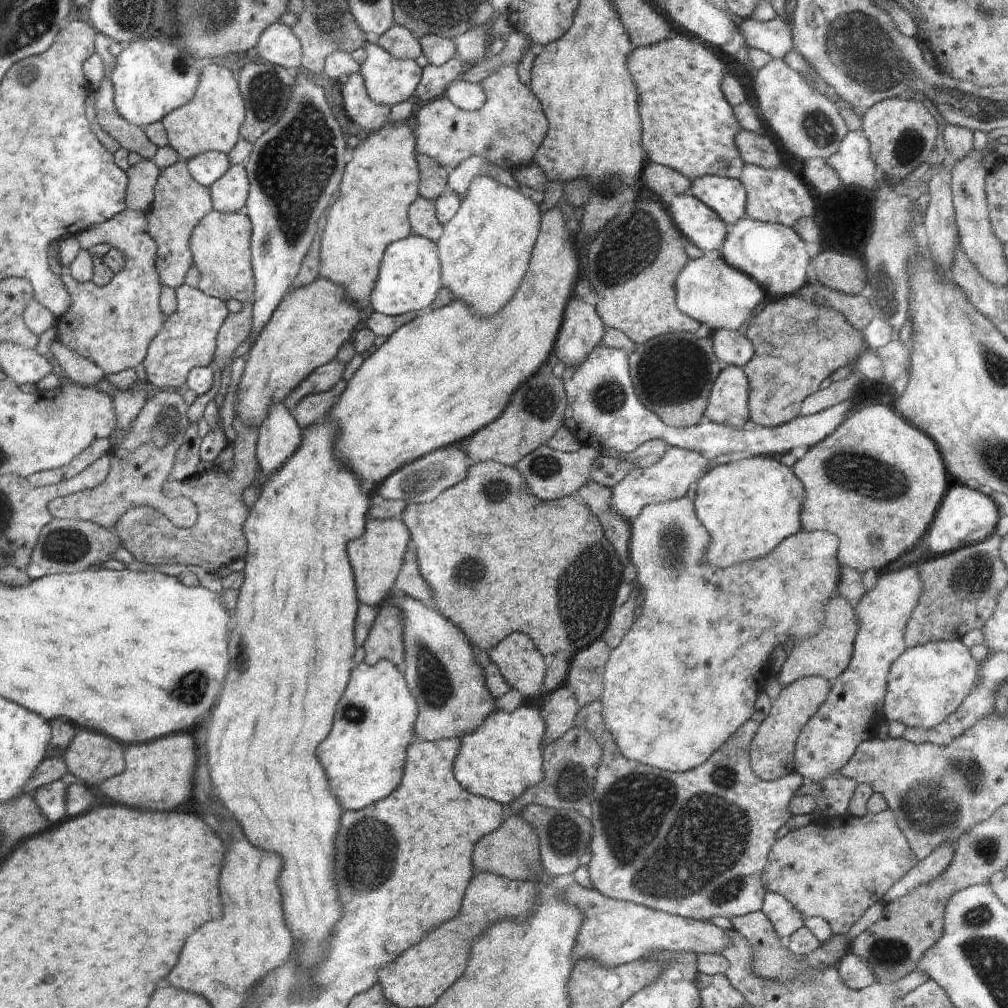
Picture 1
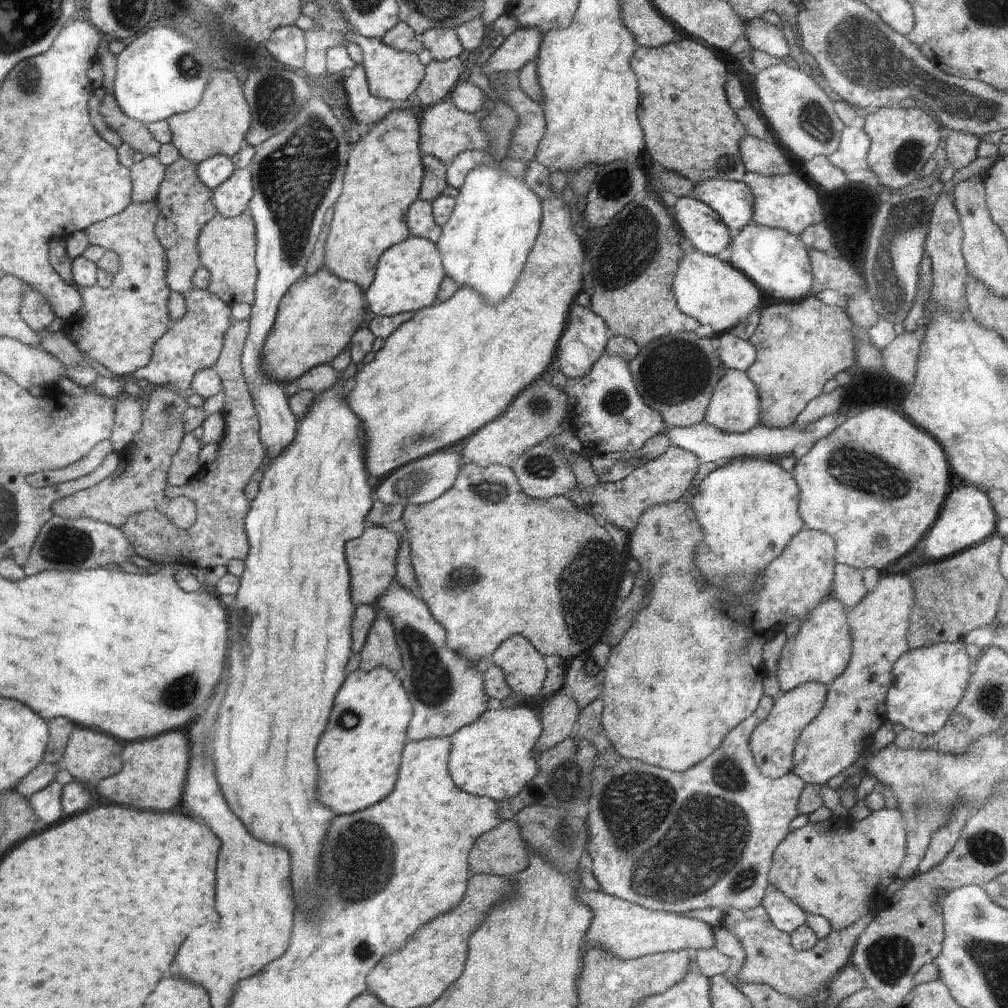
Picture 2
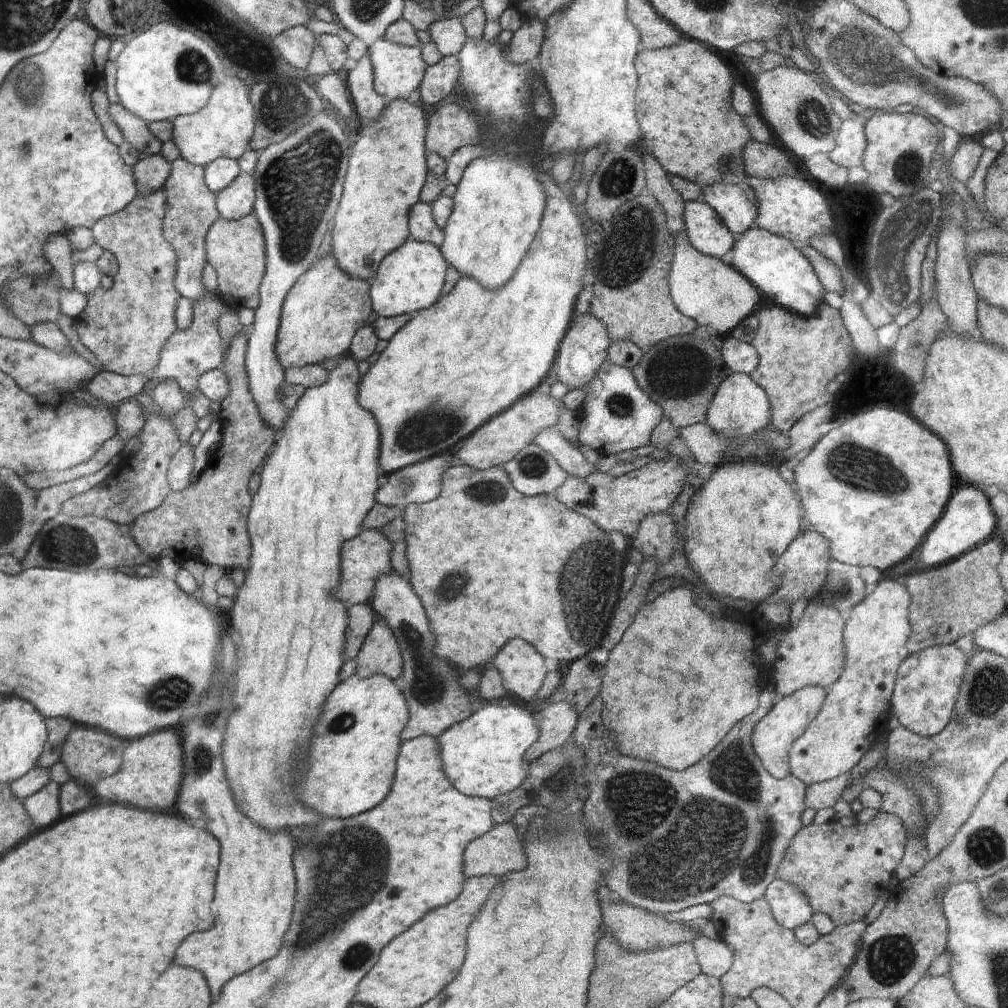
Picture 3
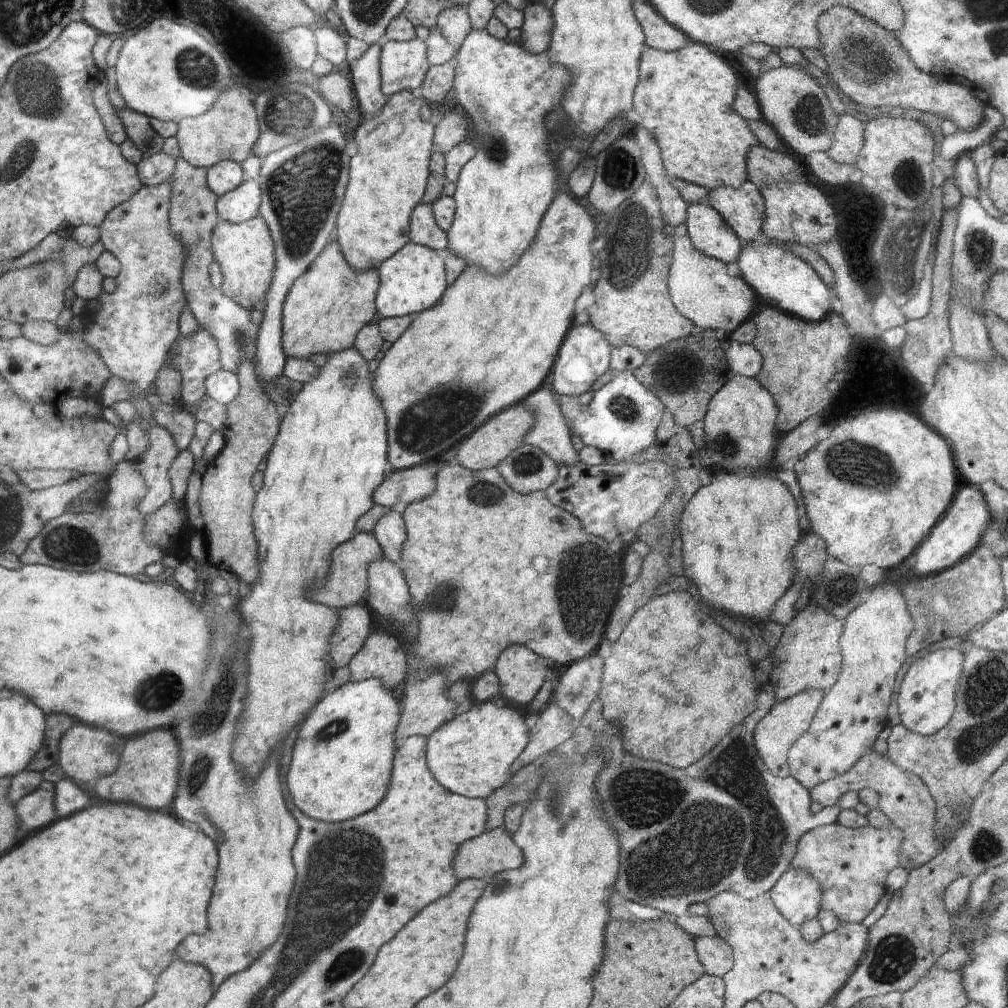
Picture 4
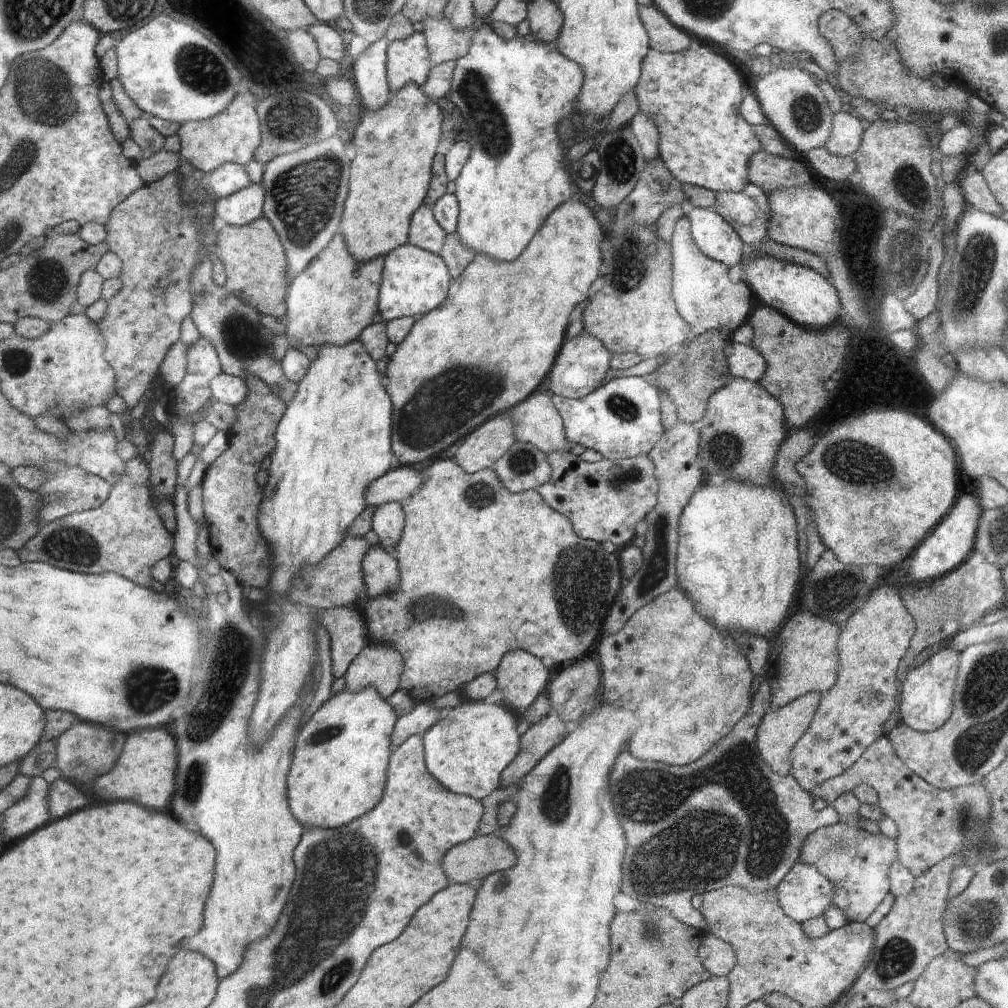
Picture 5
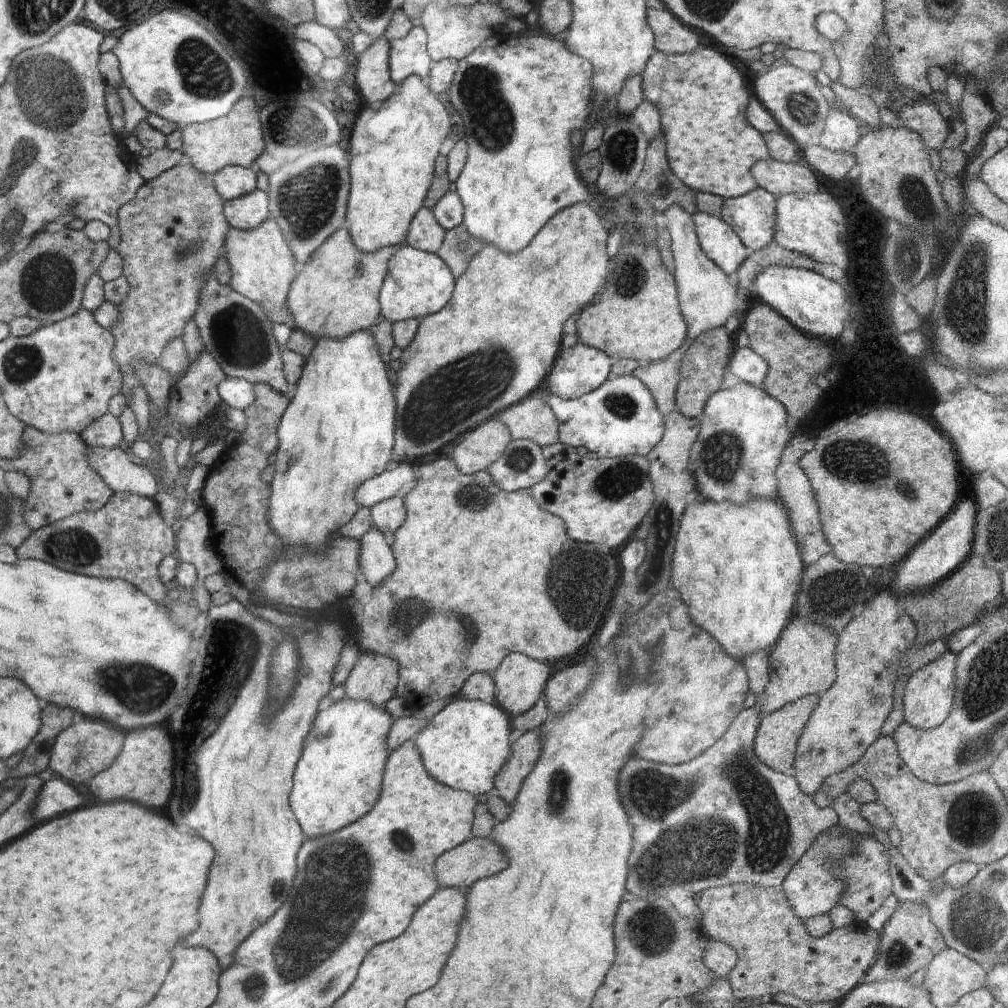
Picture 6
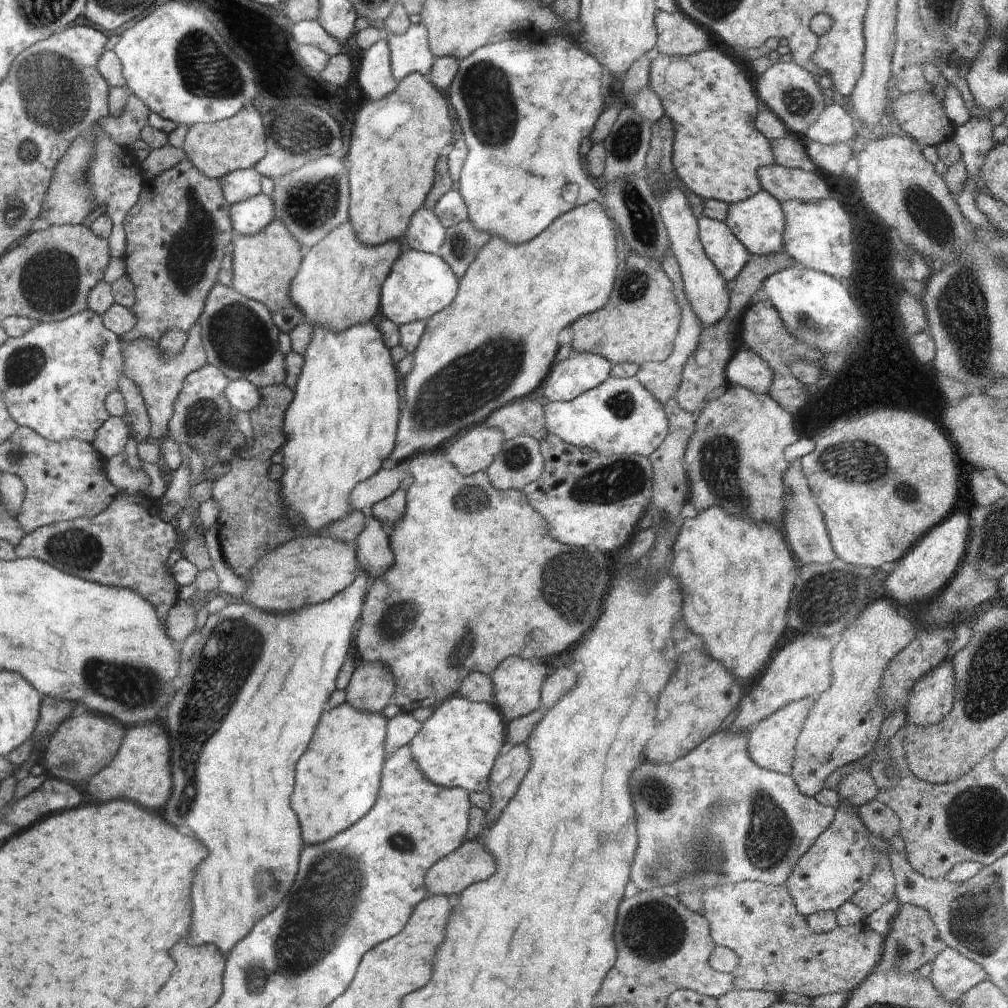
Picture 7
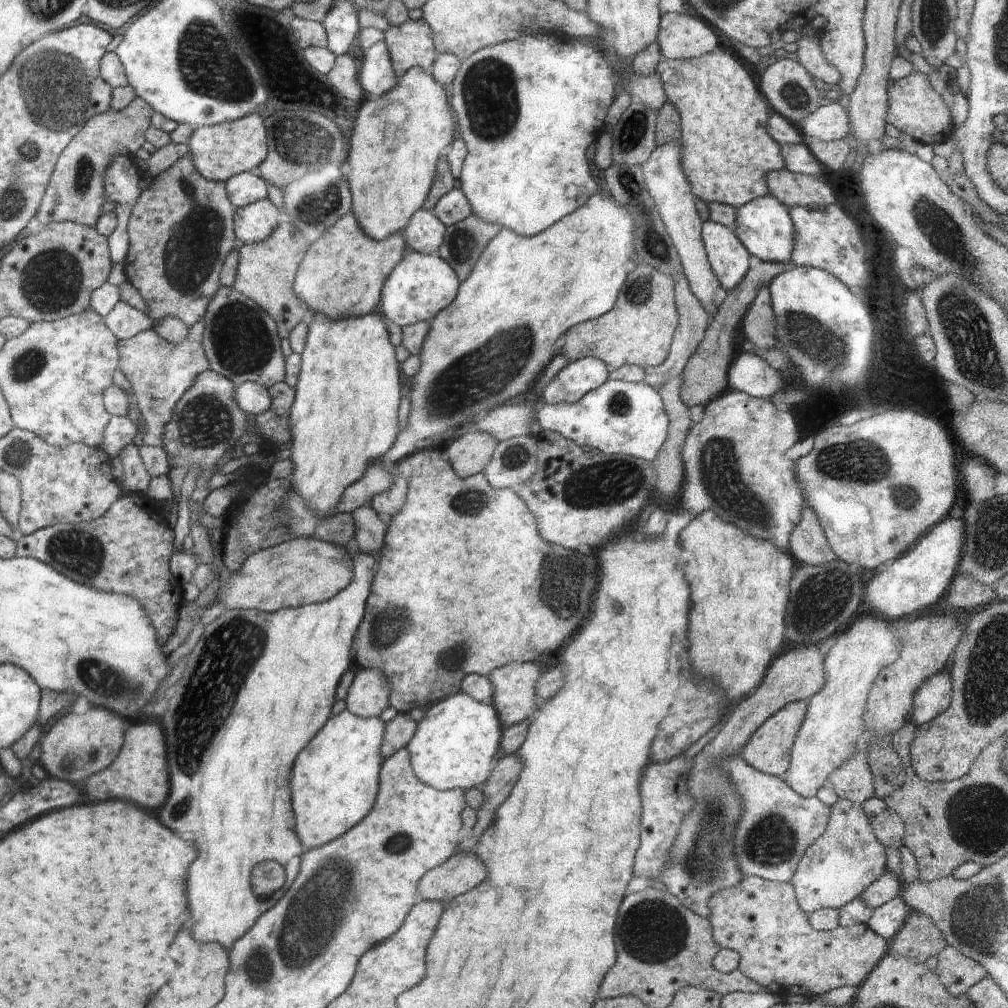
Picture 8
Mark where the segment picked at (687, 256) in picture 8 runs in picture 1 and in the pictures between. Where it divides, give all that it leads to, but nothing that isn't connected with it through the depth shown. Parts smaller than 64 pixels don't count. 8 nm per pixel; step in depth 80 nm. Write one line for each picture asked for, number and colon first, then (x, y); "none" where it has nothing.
1: (712, 292)
2: (712, 291)
3: (703, 288)
4: (700, 288)
5: (705, 298)
6: (706, 300)
7: (705, 288)

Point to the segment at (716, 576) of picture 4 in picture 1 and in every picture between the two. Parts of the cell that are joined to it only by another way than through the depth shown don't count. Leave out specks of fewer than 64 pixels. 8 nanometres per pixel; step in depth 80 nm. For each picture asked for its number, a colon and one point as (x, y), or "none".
1: (748, 506)
2: (749, 509)
3: (740, 522)

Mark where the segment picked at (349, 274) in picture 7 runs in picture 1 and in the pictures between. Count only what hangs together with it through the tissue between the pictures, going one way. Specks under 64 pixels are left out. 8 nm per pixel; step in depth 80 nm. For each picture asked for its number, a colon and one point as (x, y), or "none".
1: (306, 331)
2: (310, 330)
3: (302, 338)
4: (327, 307)
5: (335, 299)
6: (335, 294)

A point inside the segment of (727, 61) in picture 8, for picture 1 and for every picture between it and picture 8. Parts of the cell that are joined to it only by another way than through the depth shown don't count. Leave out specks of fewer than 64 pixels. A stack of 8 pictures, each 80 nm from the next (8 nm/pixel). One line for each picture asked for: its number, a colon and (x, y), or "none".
1: (687, 124)
2: (689, 127)
3: (684, 109)
4: (685, 97)
5: (693, 97)
6: (700, 96)
7: (717, 150)

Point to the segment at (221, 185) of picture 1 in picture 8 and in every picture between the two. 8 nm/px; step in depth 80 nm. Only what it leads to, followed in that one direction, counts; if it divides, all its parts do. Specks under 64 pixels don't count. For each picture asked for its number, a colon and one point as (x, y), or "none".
2: (232, 198)
3: (236, 201)
4: (237, 206)
5: (245, 207)
6: (250, 210)
7: (250, 216)
8: (254, 222)

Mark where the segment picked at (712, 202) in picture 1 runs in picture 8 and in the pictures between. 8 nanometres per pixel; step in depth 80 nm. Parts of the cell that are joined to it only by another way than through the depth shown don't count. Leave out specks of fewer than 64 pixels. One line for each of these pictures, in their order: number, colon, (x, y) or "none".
2: (733, 200)
3: (737, 205)
4: (742, 208)
5: (748, 212)
6: (752, 216)
7: (758, 222)
8: (764, 227)

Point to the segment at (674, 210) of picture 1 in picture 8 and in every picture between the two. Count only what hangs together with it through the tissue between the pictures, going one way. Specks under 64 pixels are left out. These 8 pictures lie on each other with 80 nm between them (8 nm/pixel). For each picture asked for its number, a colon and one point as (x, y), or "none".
2: (702, 225)
3: (707, 233)
4: (709, 233)
5: (717, 239)
6: (717, 239)
7: (727, 253)
8: (730, 261)

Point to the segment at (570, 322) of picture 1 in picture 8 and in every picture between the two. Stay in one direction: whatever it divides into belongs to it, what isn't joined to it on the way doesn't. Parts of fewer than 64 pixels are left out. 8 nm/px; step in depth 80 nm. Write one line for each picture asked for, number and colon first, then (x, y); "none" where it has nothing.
2: (585, 336)
3: (583, 349)
4: (583, 357)
5: (581, 365)
6: (579, 369)
7: (580, 371)
8: (578, 377)

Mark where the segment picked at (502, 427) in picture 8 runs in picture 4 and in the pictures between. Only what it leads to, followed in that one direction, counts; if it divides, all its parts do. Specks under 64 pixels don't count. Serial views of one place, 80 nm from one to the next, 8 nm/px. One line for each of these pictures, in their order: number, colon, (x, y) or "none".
4: (550, 433)
5: (536, 421)
6: (532, 418)
7: (523, 417)

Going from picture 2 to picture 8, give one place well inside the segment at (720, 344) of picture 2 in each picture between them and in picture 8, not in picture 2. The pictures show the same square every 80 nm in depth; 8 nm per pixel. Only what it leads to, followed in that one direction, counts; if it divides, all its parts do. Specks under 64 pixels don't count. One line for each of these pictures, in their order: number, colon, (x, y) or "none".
3: (741, 357)
4: (743, 359)
5: (745, 362)
6: (744, 363)
7: (747, 369)
8: (750, 373)

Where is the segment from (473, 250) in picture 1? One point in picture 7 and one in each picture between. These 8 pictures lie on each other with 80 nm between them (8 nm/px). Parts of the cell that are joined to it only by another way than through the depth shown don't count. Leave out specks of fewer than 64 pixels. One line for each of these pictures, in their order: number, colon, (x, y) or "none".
2: (486, 242)
3: (498, 204)
4: (502, 192)
5: (513, 93)
6: (519, 99)
7: (525, 89)

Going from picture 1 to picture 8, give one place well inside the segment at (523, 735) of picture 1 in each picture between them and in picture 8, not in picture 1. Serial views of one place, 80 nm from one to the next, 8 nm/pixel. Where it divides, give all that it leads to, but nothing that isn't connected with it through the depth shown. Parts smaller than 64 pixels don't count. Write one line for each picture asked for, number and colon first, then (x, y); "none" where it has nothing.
2: (495, 756)
3: (483, 756)
4: (472, 755)
5: (471, 745)
6: (465, 745)
7: (456, 747)
8: (455, 742)

